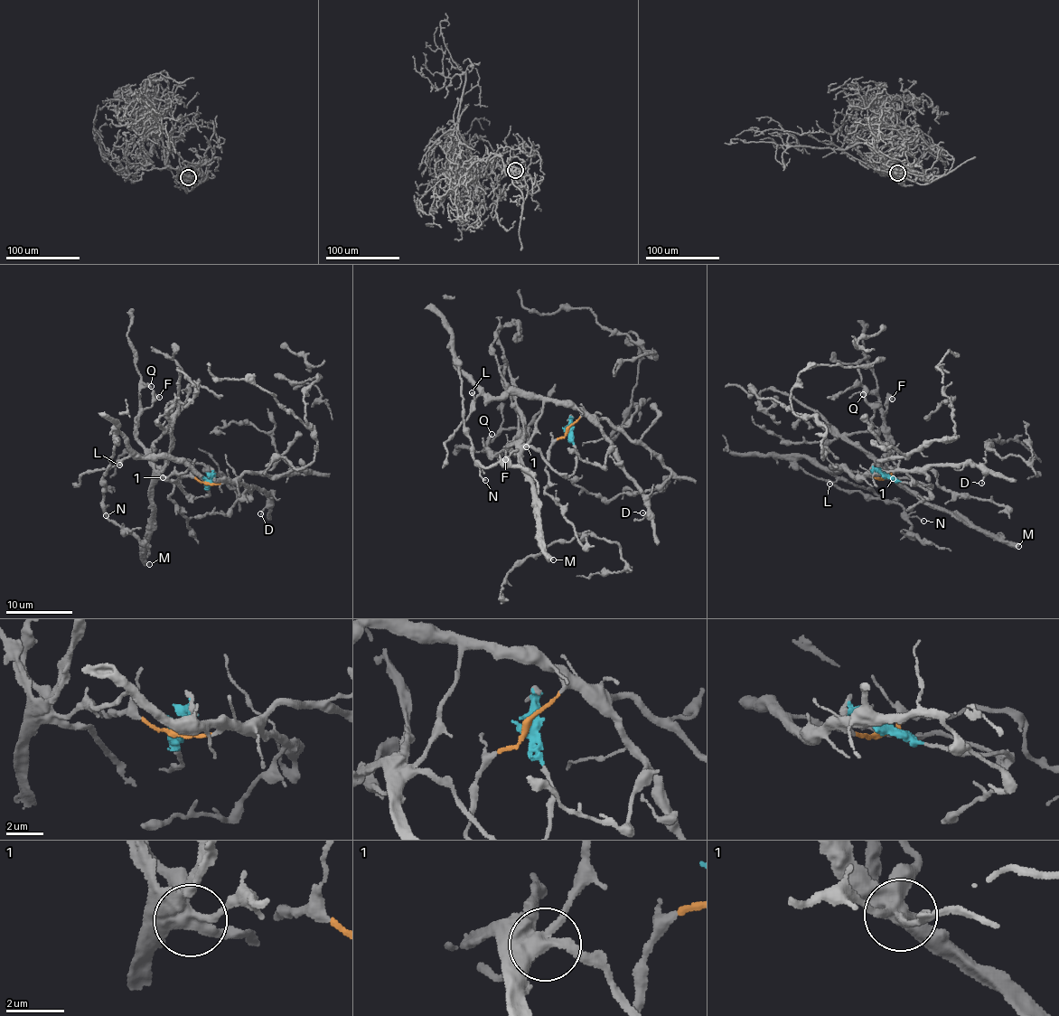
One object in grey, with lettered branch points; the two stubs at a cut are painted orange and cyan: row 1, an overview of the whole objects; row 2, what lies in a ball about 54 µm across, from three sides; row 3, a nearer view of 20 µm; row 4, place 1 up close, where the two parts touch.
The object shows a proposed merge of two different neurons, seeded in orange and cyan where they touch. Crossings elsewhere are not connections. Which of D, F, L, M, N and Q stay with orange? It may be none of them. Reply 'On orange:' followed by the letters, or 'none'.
On orange: D, L, N

